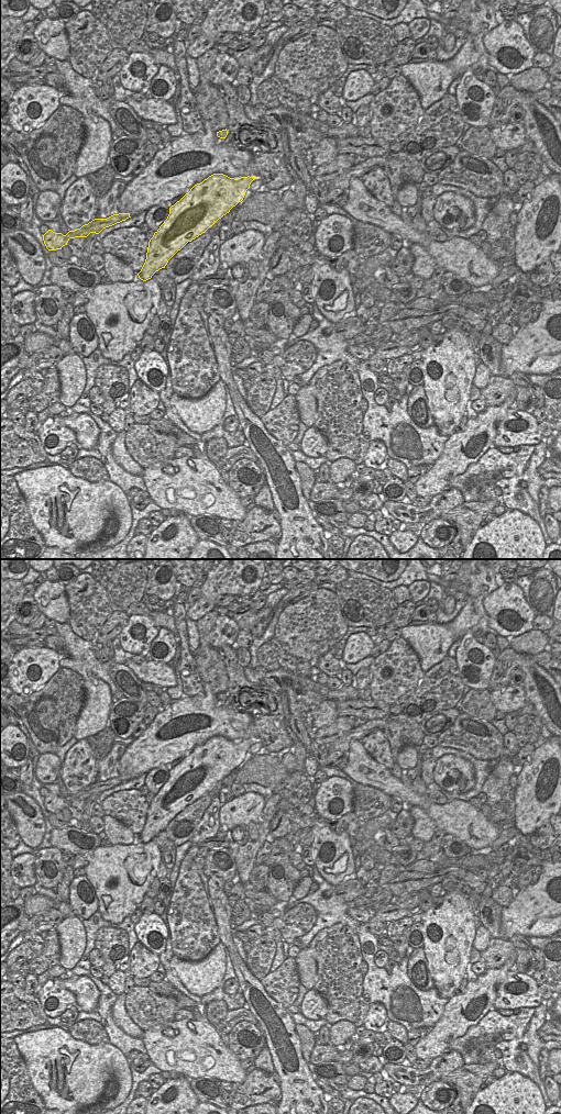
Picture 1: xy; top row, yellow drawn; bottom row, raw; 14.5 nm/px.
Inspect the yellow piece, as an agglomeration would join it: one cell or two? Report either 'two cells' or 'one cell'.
two cells

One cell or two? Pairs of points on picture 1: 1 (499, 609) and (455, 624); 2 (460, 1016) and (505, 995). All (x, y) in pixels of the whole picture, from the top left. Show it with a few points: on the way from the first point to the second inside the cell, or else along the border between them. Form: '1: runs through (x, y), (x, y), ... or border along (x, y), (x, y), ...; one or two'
1: border along (495, 589), (483, 609), (498, 634); two
2: border along (506, 977), (497, 986), (496, 998), (492, 1007); two

